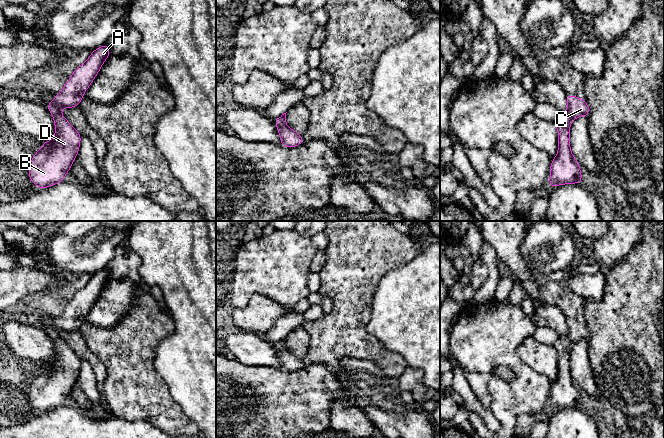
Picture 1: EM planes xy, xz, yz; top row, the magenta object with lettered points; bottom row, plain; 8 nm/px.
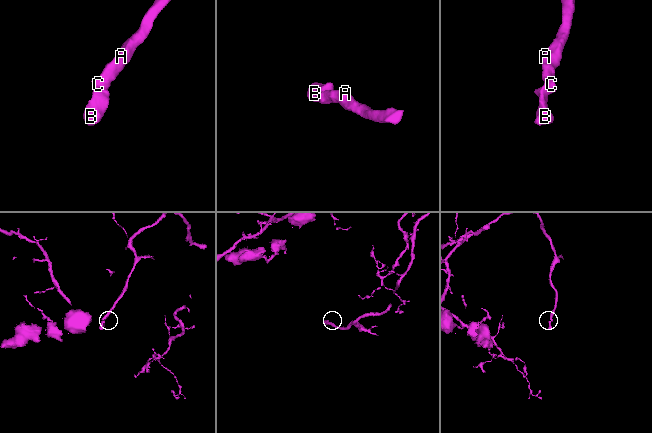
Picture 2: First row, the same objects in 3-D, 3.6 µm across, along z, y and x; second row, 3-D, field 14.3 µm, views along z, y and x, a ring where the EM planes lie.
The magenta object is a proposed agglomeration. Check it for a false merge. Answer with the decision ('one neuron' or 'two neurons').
one neuron

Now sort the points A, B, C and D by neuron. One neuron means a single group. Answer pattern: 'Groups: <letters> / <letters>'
Groups: A B C D

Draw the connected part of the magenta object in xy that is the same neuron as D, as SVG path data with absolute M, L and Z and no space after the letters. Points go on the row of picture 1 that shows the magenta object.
M108 43L92 51L89 58L75 69L64 88L46 104L54 119L54 138L42 144L28 170L31 182L40 189L62 183L78 156L81 135L61 114L60 109L79 106L85 91L110 54Z

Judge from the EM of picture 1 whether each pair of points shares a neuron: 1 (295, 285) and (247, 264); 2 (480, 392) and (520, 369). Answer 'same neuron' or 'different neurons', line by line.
1: same neuron
2: different neurons

